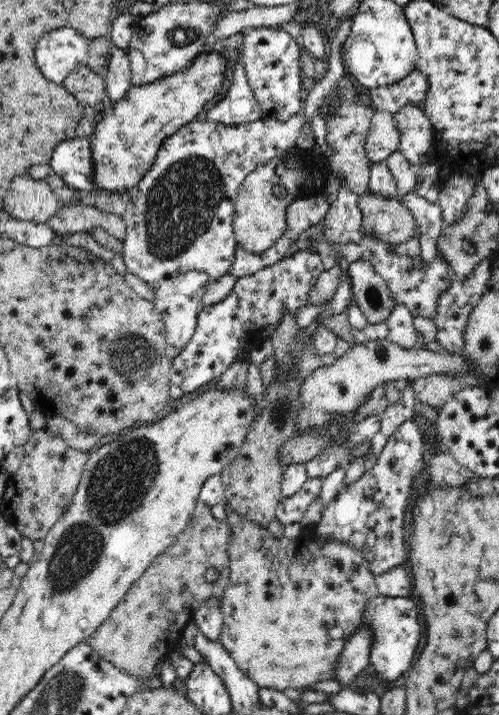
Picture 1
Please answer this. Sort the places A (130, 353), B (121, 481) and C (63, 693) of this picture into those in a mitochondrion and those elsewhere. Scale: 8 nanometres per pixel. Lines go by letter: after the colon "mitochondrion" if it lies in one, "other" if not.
A: mitochondrion
B: mitochondrion
C: mitochondrion

